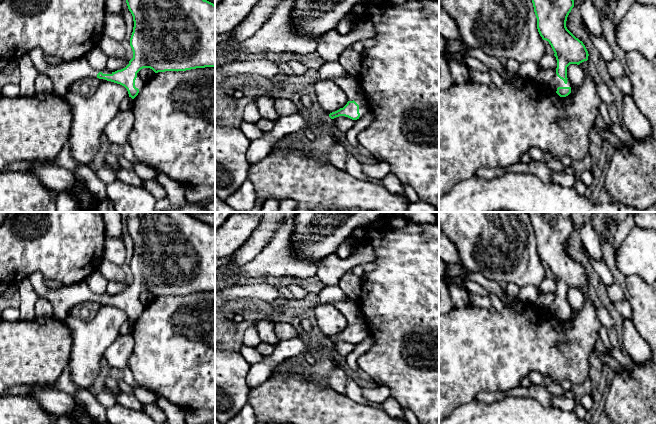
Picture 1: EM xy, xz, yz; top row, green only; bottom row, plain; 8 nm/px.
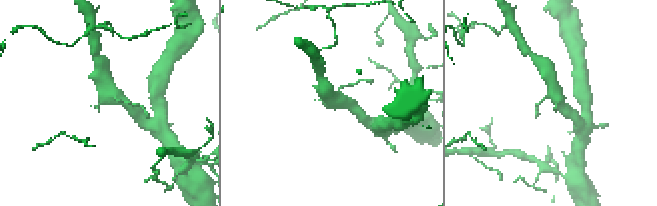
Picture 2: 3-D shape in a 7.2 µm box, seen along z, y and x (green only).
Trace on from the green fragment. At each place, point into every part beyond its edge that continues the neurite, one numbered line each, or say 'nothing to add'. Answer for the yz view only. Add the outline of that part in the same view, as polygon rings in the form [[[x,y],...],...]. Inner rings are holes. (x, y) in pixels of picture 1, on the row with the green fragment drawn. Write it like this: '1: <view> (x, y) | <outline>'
1: yz (556, 82) | [[[555,74],[553,80],[550,82],[549,87],[556,93],[558,87],[572,87],[571,83],[567,79],[567,83],[565,84],[562,79],[560,79],[557,74]]]

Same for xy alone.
1: xy (139, 83) | [[[139,72],[137,73],[137,78],[135,80],[135,87],[139,89],[139,92],[142,90],[142,88],[144,87],[145,82],[141,79],[141,77],[139,76]]]

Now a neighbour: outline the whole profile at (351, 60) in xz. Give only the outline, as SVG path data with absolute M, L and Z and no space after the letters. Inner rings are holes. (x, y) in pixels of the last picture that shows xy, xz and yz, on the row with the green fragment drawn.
M347 48L342 52L338 62L350 76L354 77L358 75L361 67L361 56L359 52Z

